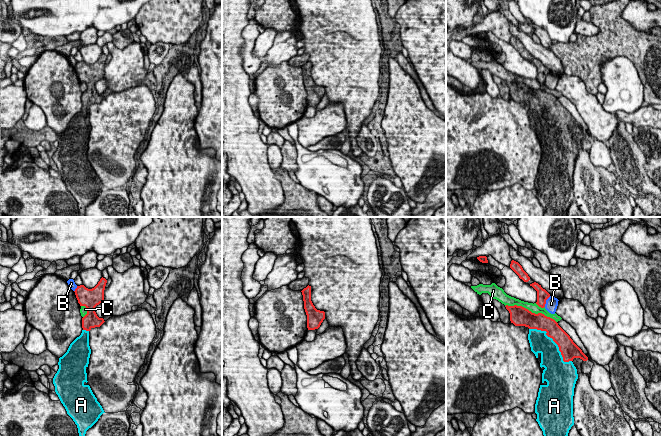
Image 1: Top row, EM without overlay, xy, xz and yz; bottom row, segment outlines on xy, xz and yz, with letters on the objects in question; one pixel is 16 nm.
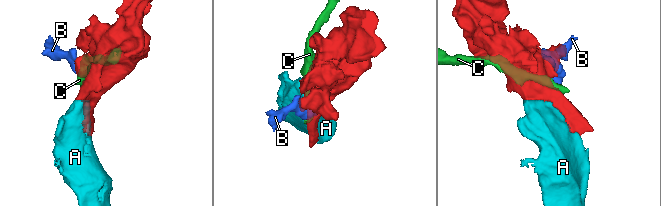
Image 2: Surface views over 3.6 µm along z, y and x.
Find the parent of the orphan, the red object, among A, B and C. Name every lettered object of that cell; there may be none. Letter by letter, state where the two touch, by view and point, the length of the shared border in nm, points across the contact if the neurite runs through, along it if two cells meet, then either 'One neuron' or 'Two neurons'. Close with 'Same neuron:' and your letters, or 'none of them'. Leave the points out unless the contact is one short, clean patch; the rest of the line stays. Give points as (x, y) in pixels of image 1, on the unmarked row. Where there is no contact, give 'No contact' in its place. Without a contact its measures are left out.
A: Touches red at yz (553, 116). Shared border 850 nm. One neuron
B: Touches red at yz (545, 77). Shared border 200 nm. Two neurons
C: Touches red at yz (530, 87). Shared border 900 nm. Two neurons
Same neuron: A

